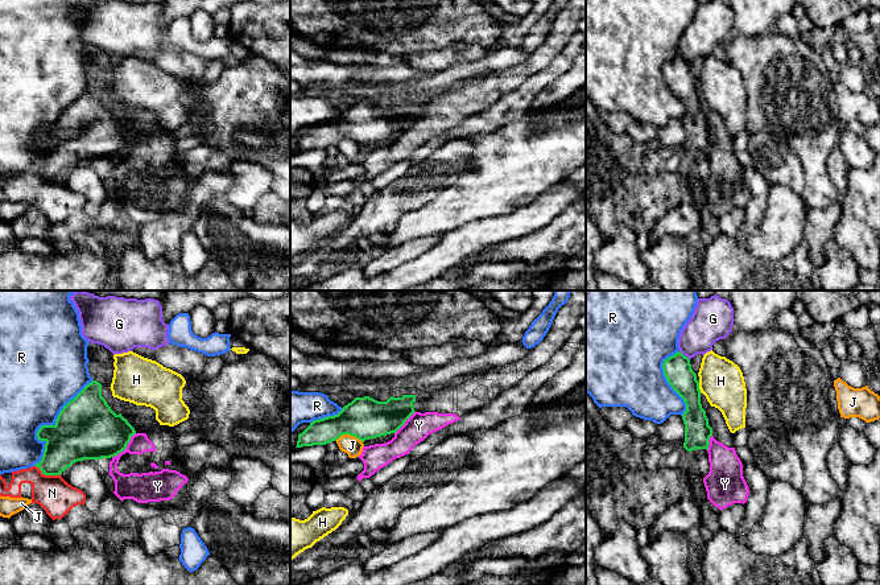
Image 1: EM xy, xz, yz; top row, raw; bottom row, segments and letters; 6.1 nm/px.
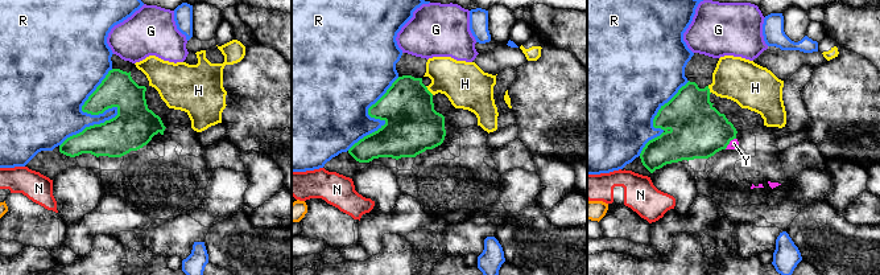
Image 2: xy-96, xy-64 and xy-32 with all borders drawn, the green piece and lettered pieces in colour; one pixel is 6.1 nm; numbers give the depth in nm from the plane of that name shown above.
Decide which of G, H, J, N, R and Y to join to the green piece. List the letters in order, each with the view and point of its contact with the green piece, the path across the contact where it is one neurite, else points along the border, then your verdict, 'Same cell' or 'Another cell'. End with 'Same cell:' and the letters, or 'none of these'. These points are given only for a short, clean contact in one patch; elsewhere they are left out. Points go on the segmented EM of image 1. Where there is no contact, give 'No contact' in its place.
G: Touches green at yz (684, 355). Another cell
H: Touches green at yz (698, 387). Another cell
J: Touches green at xz (350, 435). Another cell
N: Touches green at xy (48, 474). Boundary: xy (34, 465), (45, 474), (60, 474). Another cell
R: Touches green at xy (49, 425). Another cell
Y: Touches green at xy (125, 447). Another cell
Same cell: none of these

